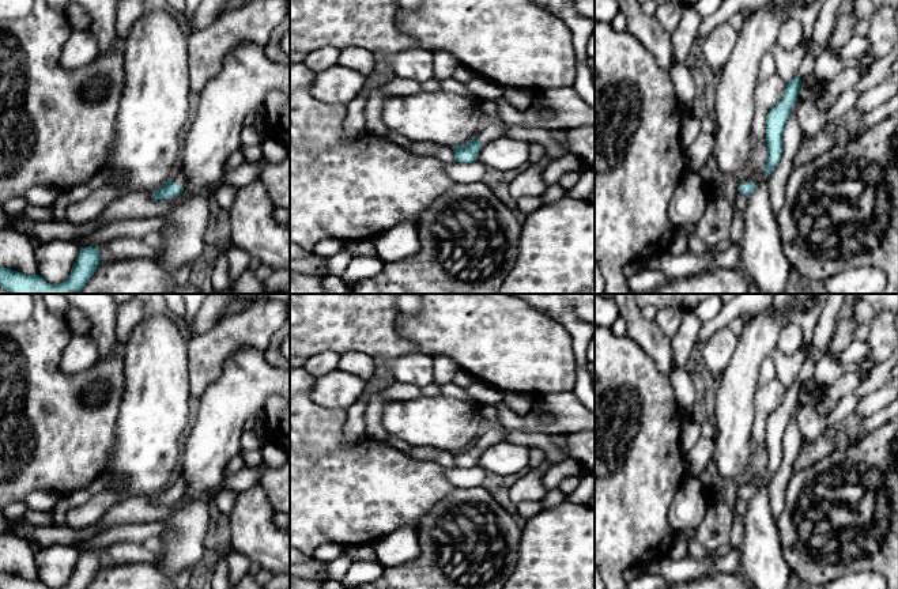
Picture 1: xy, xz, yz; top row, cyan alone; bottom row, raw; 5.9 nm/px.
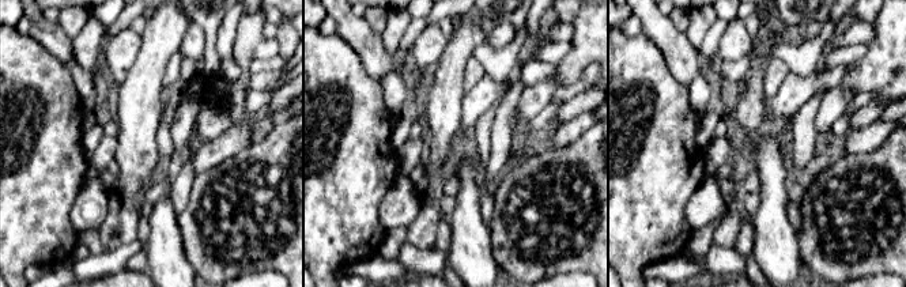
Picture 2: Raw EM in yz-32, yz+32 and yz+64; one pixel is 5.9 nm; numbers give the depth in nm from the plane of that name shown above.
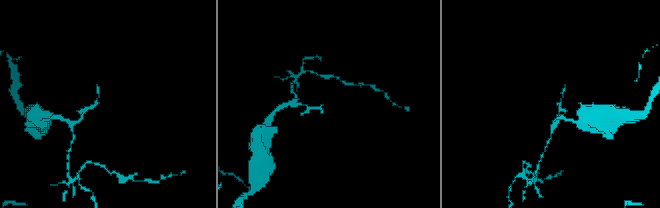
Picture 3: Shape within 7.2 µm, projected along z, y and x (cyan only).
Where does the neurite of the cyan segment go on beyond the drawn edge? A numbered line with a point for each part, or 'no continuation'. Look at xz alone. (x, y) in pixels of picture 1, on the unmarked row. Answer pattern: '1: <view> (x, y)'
1: xz (485, 441)

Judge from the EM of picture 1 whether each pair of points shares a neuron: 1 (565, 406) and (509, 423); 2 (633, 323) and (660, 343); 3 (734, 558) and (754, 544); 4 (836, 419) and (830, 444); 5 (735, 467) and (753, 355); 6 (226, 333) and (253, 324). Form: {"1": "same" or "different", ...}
{"1": "same", "2": "same", "3": "different", "4": "different", "5": "same", "6": "same"}

